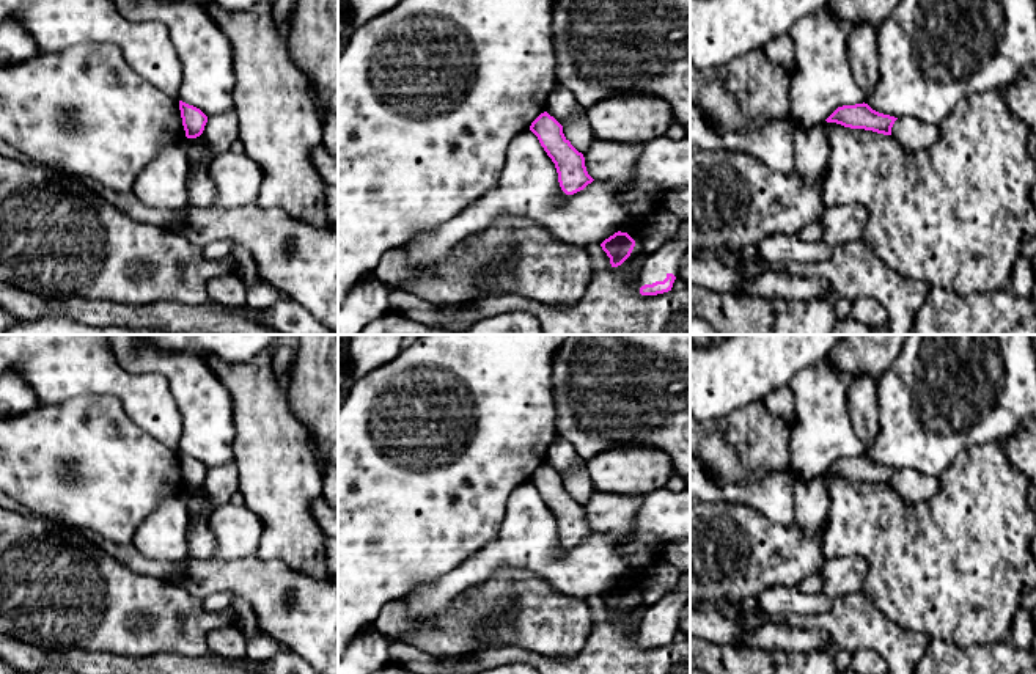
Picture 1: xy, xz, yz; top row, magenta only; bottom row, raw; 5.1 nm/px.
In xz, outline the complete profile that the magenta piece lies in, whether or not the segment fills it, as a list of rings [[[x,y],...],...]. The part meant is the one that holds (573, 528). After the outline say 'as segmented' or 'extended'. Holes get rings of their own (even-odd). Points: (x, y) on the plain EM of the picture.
[[[541,465],[530,482],[555,515],[560,539],[566,547],[574,547],[594,533],[586,523],[583,506],[564,489],[563,478],[553,468]]]; as segmented

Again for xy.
[[[179,452],[179,462],[182,470],[182,478],[187,490],[197,490],[203,485],[208,474],[208,468],[197,459]]]; as segmented

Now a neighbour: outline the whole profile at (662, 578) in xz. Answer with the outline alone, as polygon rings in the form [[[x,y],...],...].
[[[659,561],[638,583],[635,597],[643,603],[643,606],[656,605],[679,586],[684,573],[685,570],[676,569],[665,561]]]

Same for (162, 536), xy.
[[[186,493],[162,501],[140,525],[132,545],[152,561],[179,562],[189,558],[189,511]]]

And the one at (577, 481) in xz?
[[[580,459],[579,465],[563,476],[566,492],[582,506],[596,492],[585,462]]]

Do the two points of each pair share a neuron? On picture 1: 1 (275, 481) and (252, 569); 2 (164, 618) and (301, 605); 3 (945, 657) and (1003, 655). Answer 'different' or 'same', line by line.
1: different
2: different
3: same

